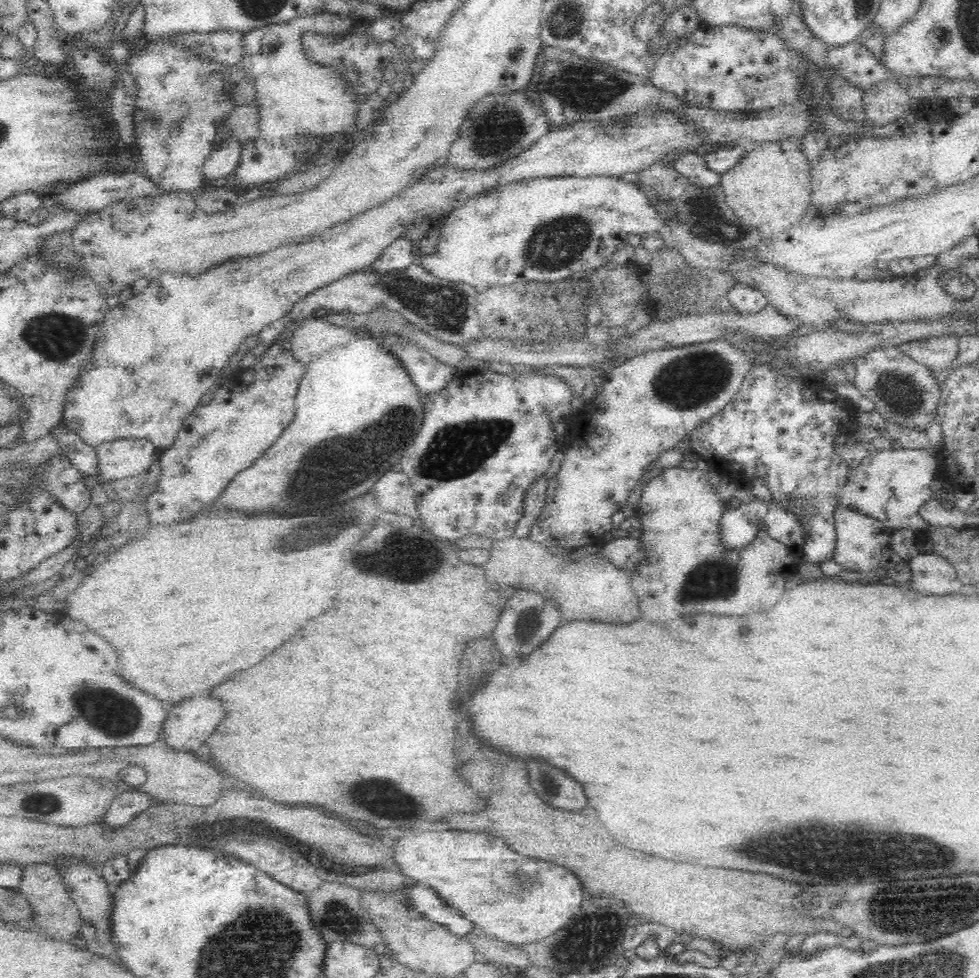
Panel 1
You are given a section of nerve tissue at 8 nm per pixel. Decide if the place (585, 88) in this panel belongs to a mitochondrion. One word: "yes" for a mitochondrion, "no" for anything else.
yes

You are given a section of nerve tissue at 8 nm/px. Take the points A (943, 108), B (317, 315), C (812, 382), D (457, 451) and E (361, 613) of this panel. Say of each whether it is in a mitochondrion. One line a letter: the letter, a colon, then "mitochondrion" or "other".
A: other
B: other
C: other
D: mitochondrion
E: other

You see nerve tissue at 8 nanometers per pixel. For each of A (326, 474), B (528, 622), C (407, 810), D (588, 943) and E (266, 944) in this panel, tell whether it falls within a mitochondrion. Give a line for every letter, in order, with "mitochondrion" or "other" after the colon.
A: mitochondrion
B: other
C: mitochondrion
D: mitochondrion
E: mitochondrion

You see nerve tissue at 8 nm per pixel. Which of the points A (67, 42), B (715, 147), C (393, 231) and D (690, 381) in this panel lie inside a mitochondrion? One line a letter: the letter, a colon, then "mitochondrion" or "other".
A: other
B: other
C: other
D: mitochondrion

